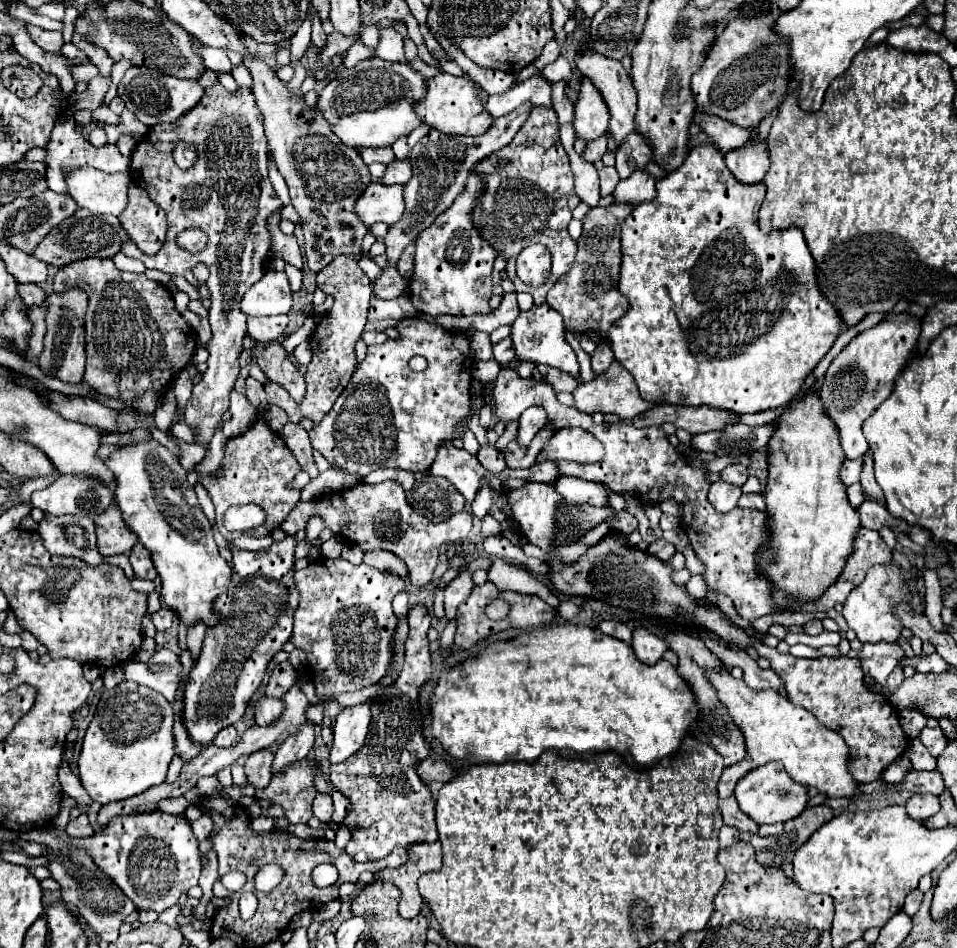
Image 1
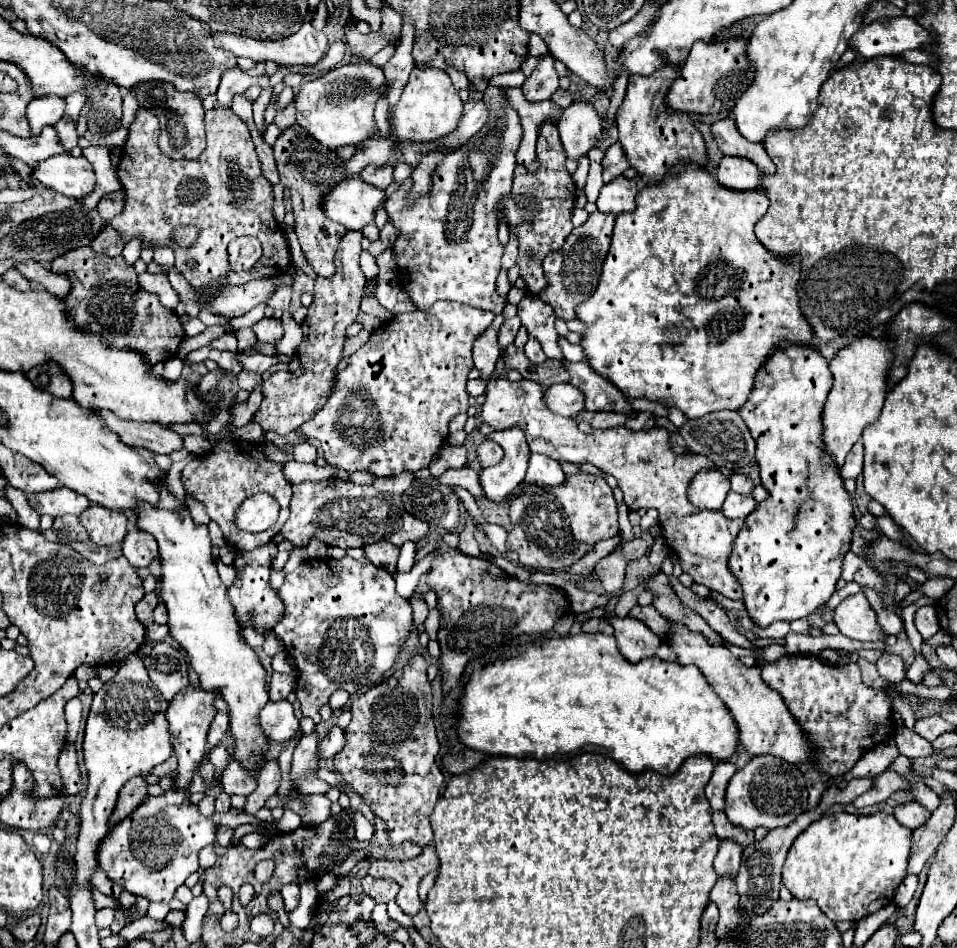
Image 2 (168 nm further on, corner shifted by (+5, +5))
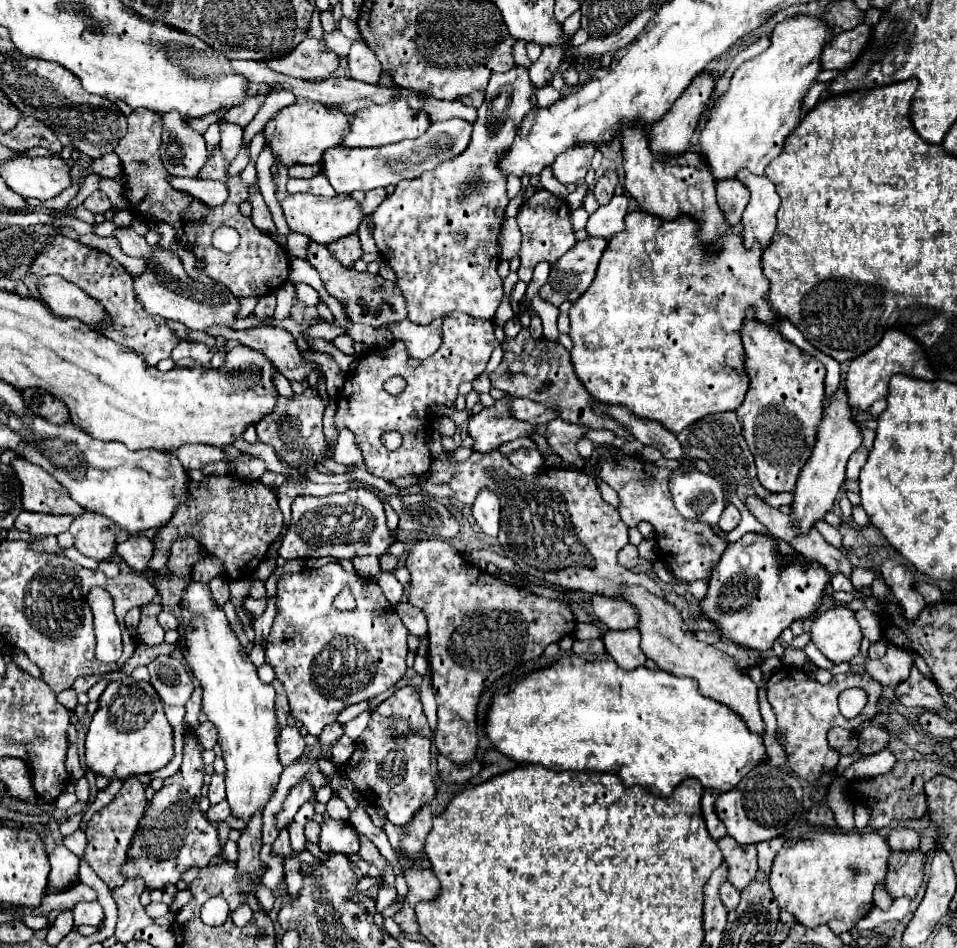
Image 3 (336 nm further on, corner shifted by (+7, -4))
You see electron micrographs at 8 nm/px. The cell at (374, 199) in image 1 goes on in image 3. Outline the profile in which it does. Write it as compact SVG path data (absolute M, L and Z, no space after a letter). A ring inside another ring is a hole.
M294 193L282 201L282 211L290 231L308 235L312 241L318 243L332 243L340 237L348 237L358 233L360 223L364 219L362 205L352 195L334 195L334 197L320 197L312 193Z

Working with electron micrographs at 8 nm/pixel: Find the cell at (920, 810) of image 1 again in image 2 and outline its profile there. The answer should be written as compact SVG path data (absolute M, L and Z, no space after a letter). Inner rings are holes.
M908 802L908 804L896 806L894 818L898 820L898 824L902 824L902 826L906 826L910 830L916 830L922 824L926 824L926 820L930 818L930 812L918 802Z

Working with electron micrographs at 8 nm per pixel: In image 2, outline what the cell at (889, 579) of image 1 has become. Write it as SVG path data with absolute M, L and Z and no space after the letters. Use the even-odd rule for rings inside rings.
M862 592L842 600L832 612L832 620L838 626L840 634L844 634L846 638L860 642L888 642L888 638L882 636L882 628L876 622L876 612L872 610Z

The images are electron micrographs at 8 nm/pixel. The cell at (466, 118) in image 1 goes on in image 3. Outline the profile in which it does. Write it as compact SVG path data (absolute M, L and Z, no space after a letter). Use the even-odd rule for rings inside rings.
M394 99L390 103L372 105L368 109L354 113L352 127L350 127L348 135L344 137L342 145L344 147L384 147L390 143L398 143L404 139L414 139L414 137L424 135L428 131L430 123L432 123L430 115L426 115L424 109L414 111L406 99Z

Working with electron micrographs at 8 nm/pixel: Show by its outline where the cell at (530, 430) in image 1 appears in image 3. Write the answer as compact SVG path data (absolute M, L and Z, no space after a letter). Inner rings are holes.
M482 489L472 505L472 513L474 513L476 523L480 525L480 529L486 535L490 535L490 537L498 535L500 497L496 497L496 493L488 493L488 489Z

